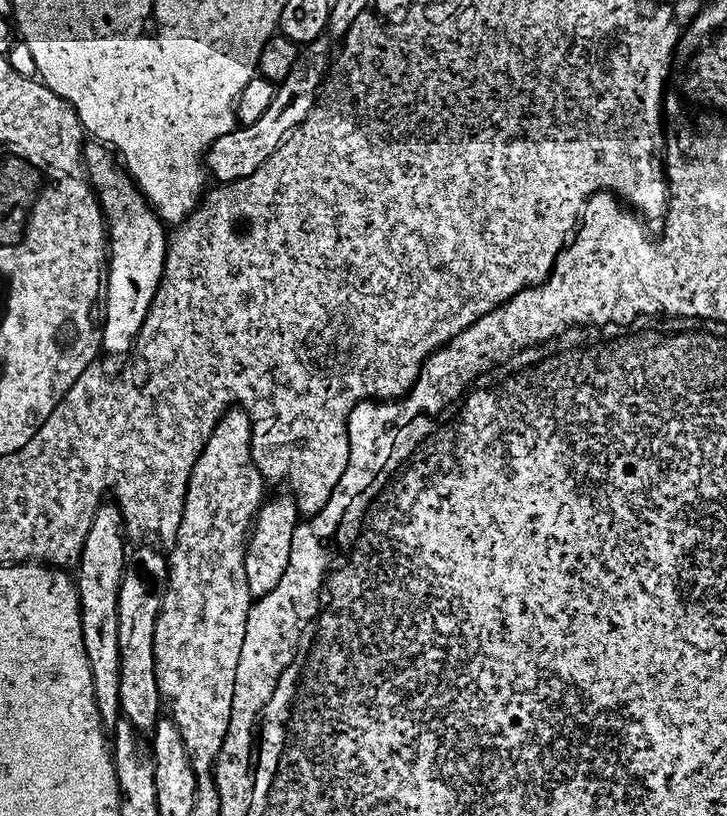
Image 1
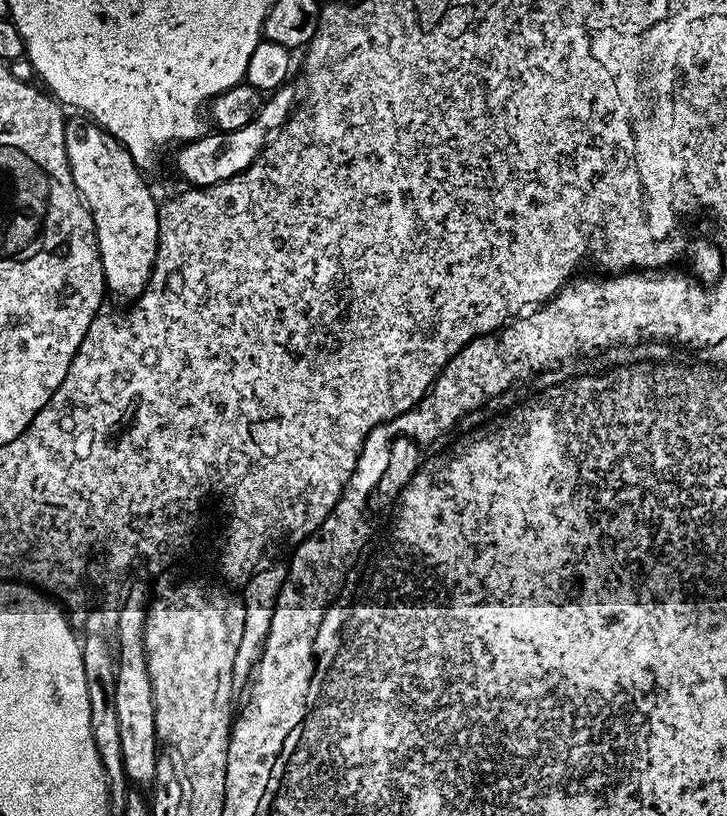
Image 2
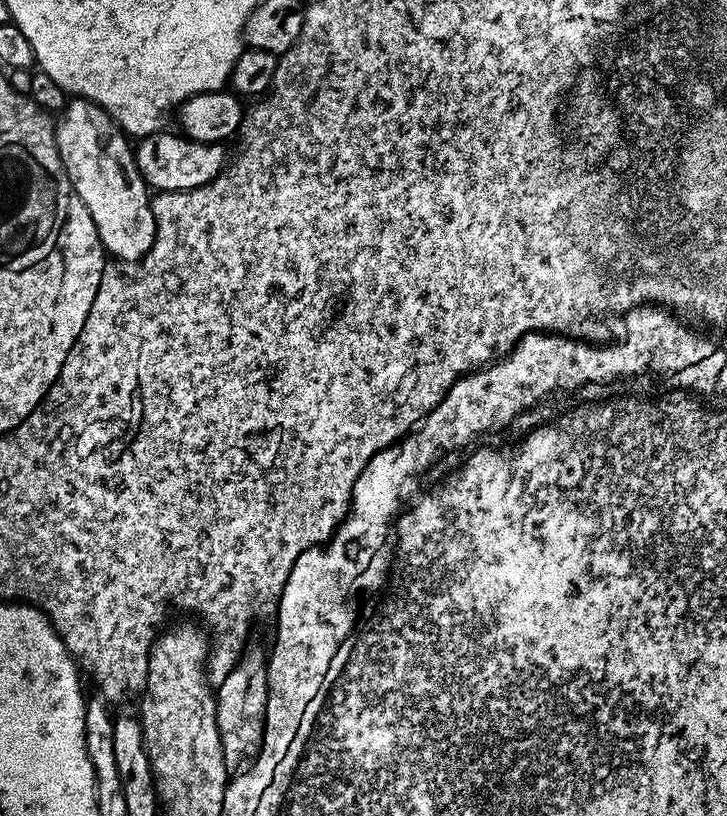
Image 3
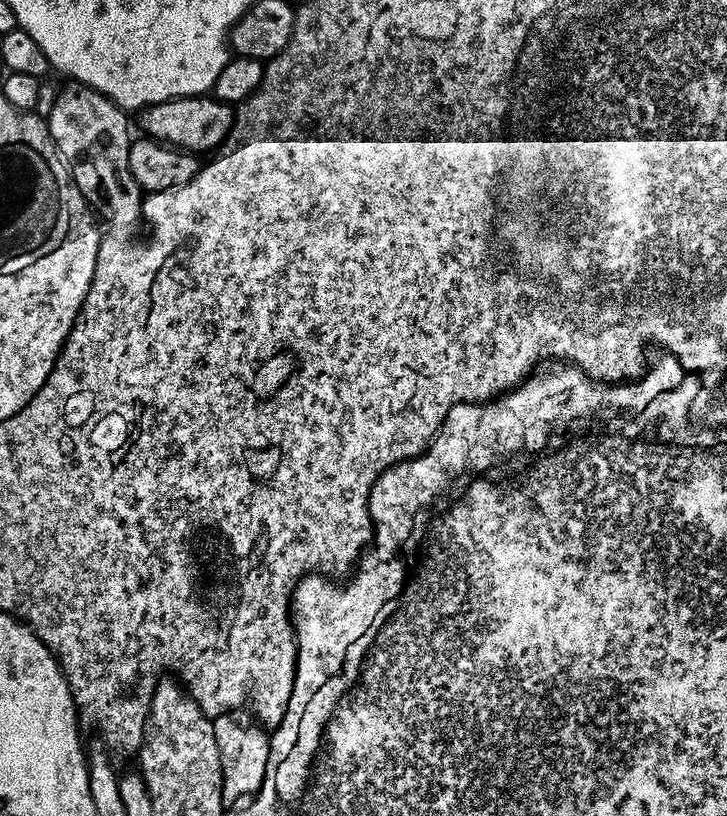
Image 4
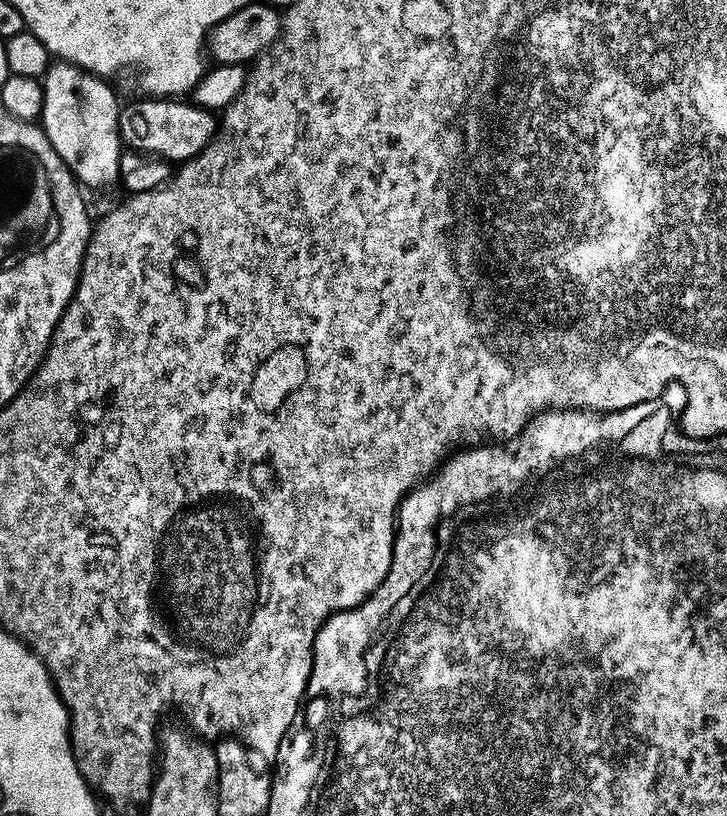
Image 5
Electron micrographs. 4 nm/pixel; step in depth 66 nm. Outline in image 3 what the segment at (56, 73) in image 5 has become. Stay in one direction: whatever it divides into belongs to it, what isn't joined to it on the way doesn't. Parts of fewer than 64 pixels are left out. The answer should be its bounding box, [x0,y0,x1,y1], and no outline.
[55,98,156,262]

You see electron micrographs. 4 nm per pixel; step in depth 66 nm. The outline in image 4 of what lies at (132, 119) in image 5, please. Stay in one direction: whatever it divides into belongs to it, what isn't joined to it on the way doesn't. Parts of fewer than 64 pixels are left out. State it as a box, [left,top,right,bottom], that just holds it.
[139,94,234,154]

